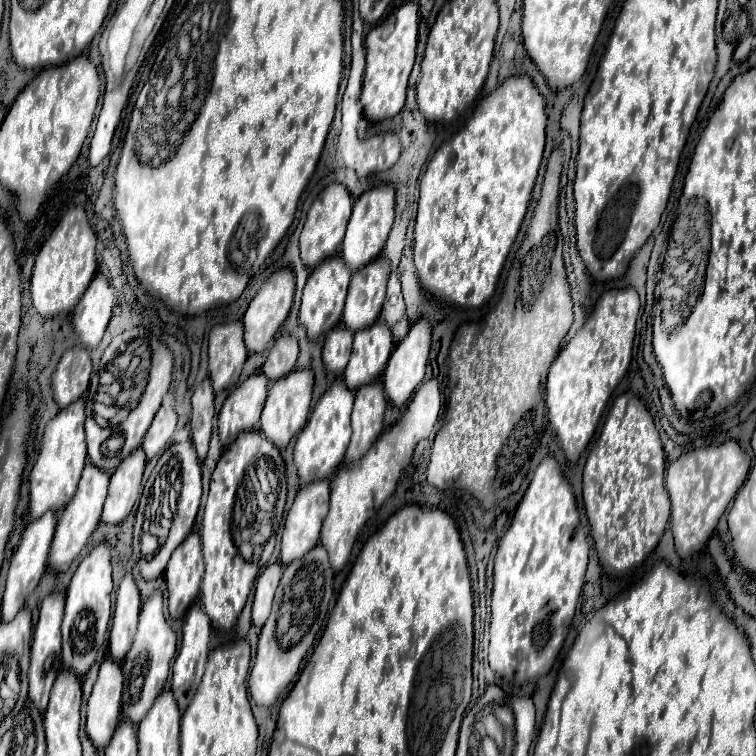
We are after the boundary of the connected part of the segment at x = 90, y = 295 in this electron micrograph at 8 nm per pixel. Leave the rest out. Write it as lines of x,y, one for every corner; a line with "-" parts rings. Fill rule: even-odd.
97,272
73,312
75,332
79,334
79,340
85,348
93,350
99,344
107,322
111,320
111,310
113,290
107,278
101,272

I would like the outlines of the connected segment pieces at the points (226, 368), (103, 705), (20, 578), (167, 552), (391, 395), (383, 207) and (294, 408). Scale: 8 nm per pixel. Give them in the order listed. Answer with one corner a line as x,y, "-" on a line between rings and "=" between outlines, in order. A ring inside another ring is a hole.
235,320
213,326
209,332
209,376
215,392
237,384
245,360
247,348
243,342
243,324
=
105,658
103,664
99,666
99,678
93,686
93,692
89,696
89,704
87,704
87,734
93,740
95,748
103,750
105,744
109,744
109,736
113,734
113,728
117,726
119,720
119,696
123,692
123,672
121,666
113,660
113,658
=
45,512
41,518
33,520
31,524
27,524
27,528
23,530
21,542
17,546
17,550
13,552
11,558
11,566
9,566
9,576
7,576
7,586
5,586
5,594
3,594
3,602
1,602
1,612
3,612
3,620
9,622
13,620
13,616
23,608
27,596
35,590
35,586
39,584
43,572
45,572
45,564
47,564
47,554
49,554
49,546
53,540
53,532
55,532
55,512
=
189,440
171,444
163,452
163,456
157,460
157,466
153,468
153,472
143,488
143,496
141,496
141,502
137,508
137,518
145,518
145,522
147,522
145,530
149,530
149,534
153,534
159,542
159,546
151,558
141,556
137,562
141,576
145,580
153,580
163,574
173,550
191,532
197,510
199,510
199,502
201,502
201,492
203,492
201,490
201,460
197,458
193,444
-
163,478
165,478
165,486
163,486
-
165,516
171,516
171,524
159,524
159,520
=
421,318
411,326
407,336
397,344
397,348
393,350
385,372
383,372
386,397
397,408
403,408
407,404
407,400
411,398
411,394
415,392
415,388
421,384
421,380
425,376
425,368
427,368
429,348
431,348
431,324
425,318
=
381,184
377,188
371,188
363,192
357,202
353,204
353,214
345,232
343,240
343,260
357,272
361,264
369,264
369,260
375,260
389,236
391,224
393,224
393,212
395,212
395,186
393,184
=
295,370
271,386
263,414
261,414
261,432
277,448
283,450
289,444
289,440
305,426
309,418
309,410
311,410
311,396
313,396
313,372
311,370

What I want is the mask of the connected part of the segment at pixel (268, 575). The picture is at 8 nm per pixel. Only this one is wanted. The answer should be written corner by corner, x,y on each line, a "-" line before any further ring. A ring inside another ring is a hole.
279,562
269,564
261,572
261,576
257,578
255,596
253,596
253,624
257,628
261,628
265,624
265,620
269,618
271,602
273,602
273,594
279,584
279,578
281,578
281,564

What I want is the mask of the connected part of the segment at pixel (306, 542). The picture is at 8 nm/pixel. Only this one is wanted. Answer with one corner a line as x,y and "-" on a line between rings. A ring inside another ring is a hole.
315,480
313,484
303,486
297,496
293,506
287,512
285,518
285,528
283,528
283,538
281,538
281,562
289,564
293,560
299,560
313,548
313,544
319,542
319,530
329,512
329,480

